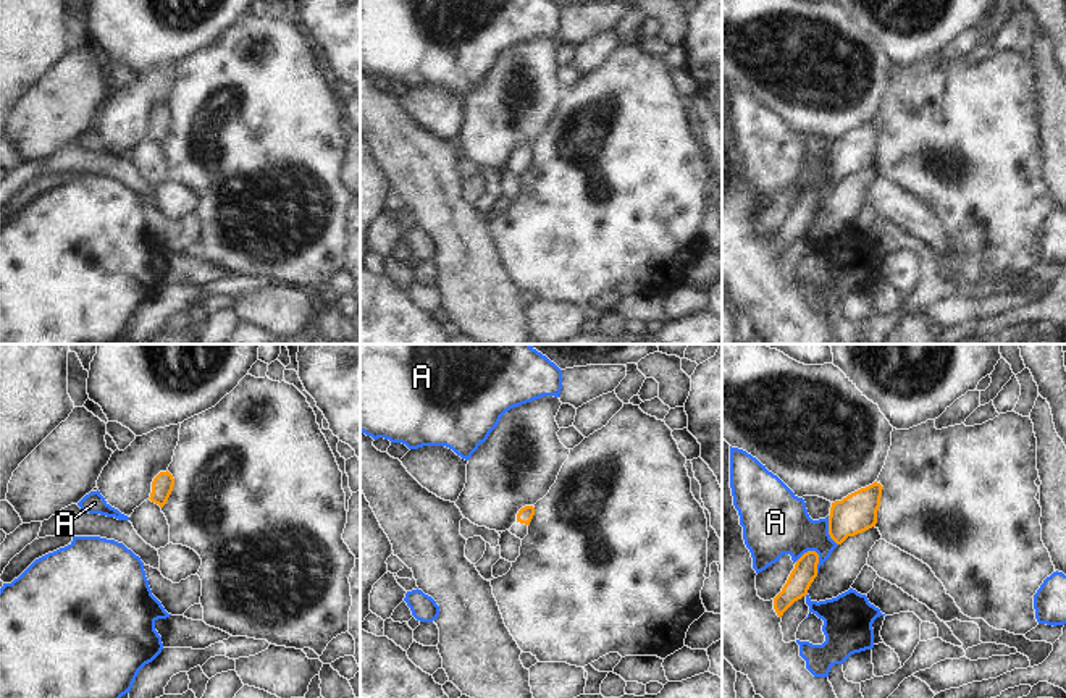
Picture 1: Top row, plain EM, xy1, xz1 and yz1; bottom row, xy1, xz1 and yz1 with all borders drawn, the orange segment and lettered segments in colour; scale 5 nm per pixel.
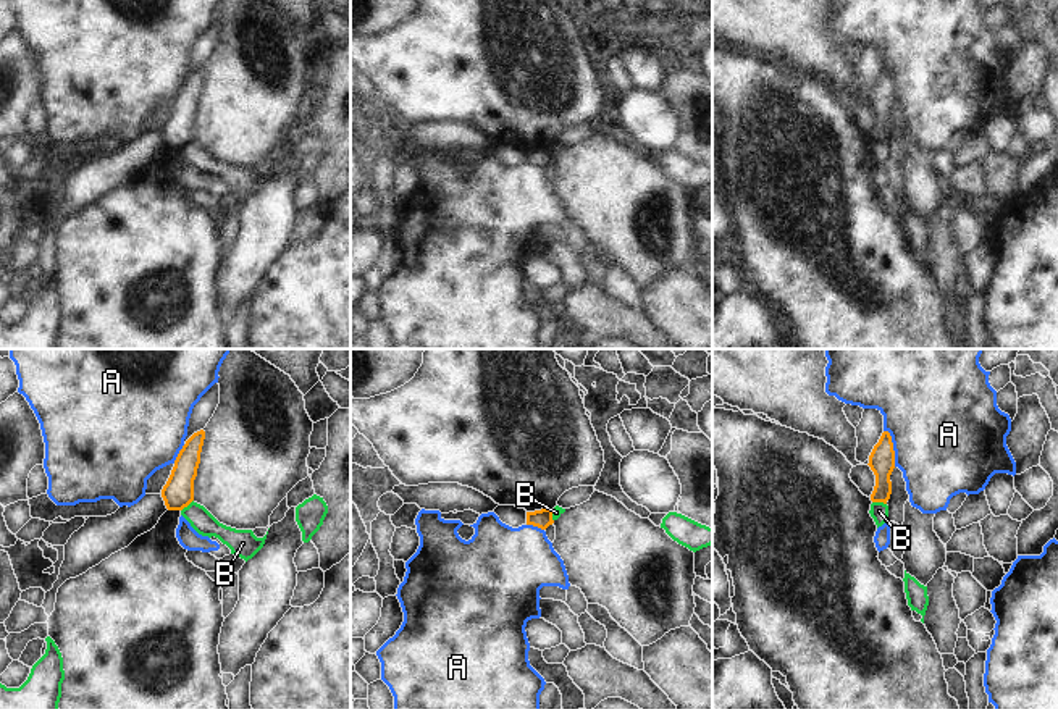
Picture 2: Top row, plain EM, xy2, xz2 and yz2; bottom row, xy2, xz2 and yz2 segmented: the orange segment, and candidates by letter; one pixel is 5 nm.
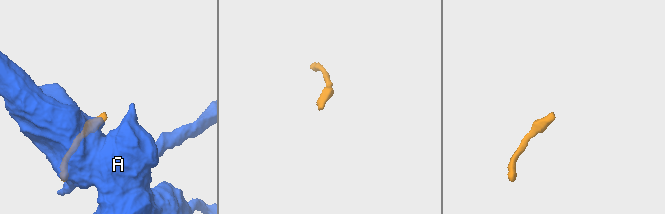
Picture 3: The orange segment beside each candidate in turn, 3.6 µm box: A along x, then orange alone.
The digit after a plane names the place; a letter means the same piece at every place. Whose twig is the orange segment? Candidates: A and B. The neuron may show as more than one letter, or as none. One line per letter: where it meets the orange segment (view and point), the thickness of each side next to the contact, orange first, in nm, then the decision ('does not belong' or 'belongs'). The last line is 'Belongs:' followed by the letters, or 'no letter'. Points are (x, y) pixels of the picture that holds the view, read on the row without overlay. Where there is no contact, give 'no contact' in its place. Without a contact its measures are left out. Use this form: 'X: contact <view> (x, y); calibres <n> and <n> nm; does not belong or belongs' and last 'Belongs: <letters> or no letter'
A: contact yz1 (816, 191); calibres 120 and 320 nm; does not belong
B: contact yz2 (879, 139); calibres 130 and 90 nm; does not belong
Belongs: no letter

